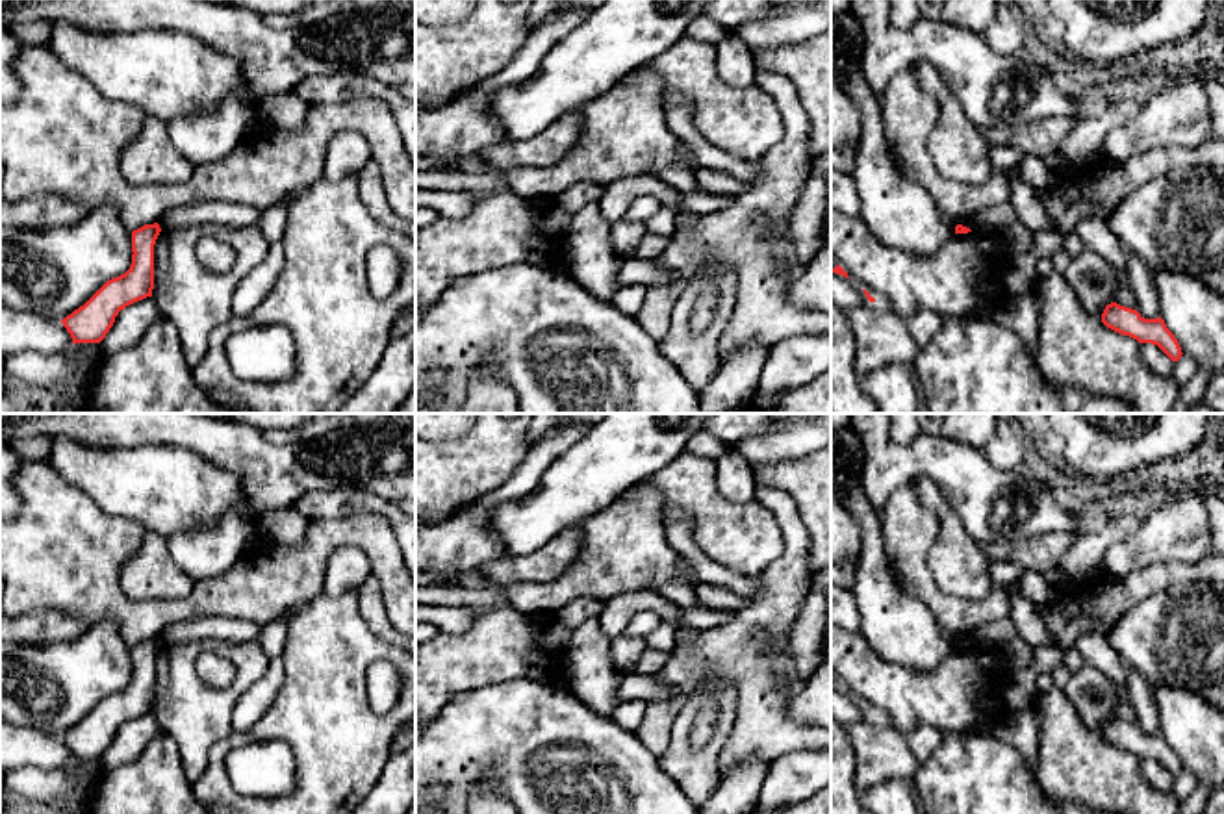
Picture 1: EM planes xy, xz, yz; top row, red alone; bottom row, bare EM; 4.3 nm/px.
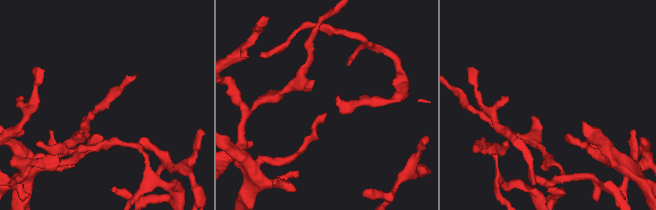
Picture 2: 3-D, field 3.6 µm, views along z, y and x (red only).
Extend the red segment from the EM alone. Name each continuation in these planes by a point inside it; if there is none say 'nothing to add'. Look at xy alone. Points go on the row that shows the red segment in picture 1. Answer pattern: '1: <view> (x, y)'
nothing to add

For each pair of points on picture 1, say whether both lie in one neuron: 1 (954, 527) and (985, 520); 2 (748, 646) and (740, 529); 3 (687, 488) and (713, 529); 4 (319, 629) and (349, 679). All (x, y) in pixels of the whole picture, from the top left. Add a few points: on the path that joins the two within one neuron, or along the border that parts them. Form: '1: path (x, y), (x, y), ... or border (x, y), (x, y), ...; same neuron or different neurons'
1: border (939, 488), (939, 494), (963, 529), (980, 544); different neurons
2: border (783, 538), (783, 555), (759, 577); different neurons
3: path (696, 497), (711, 512), (713, 520); same neuron
4: path (329, 642), (329, 659), (336, 666); same neuron

